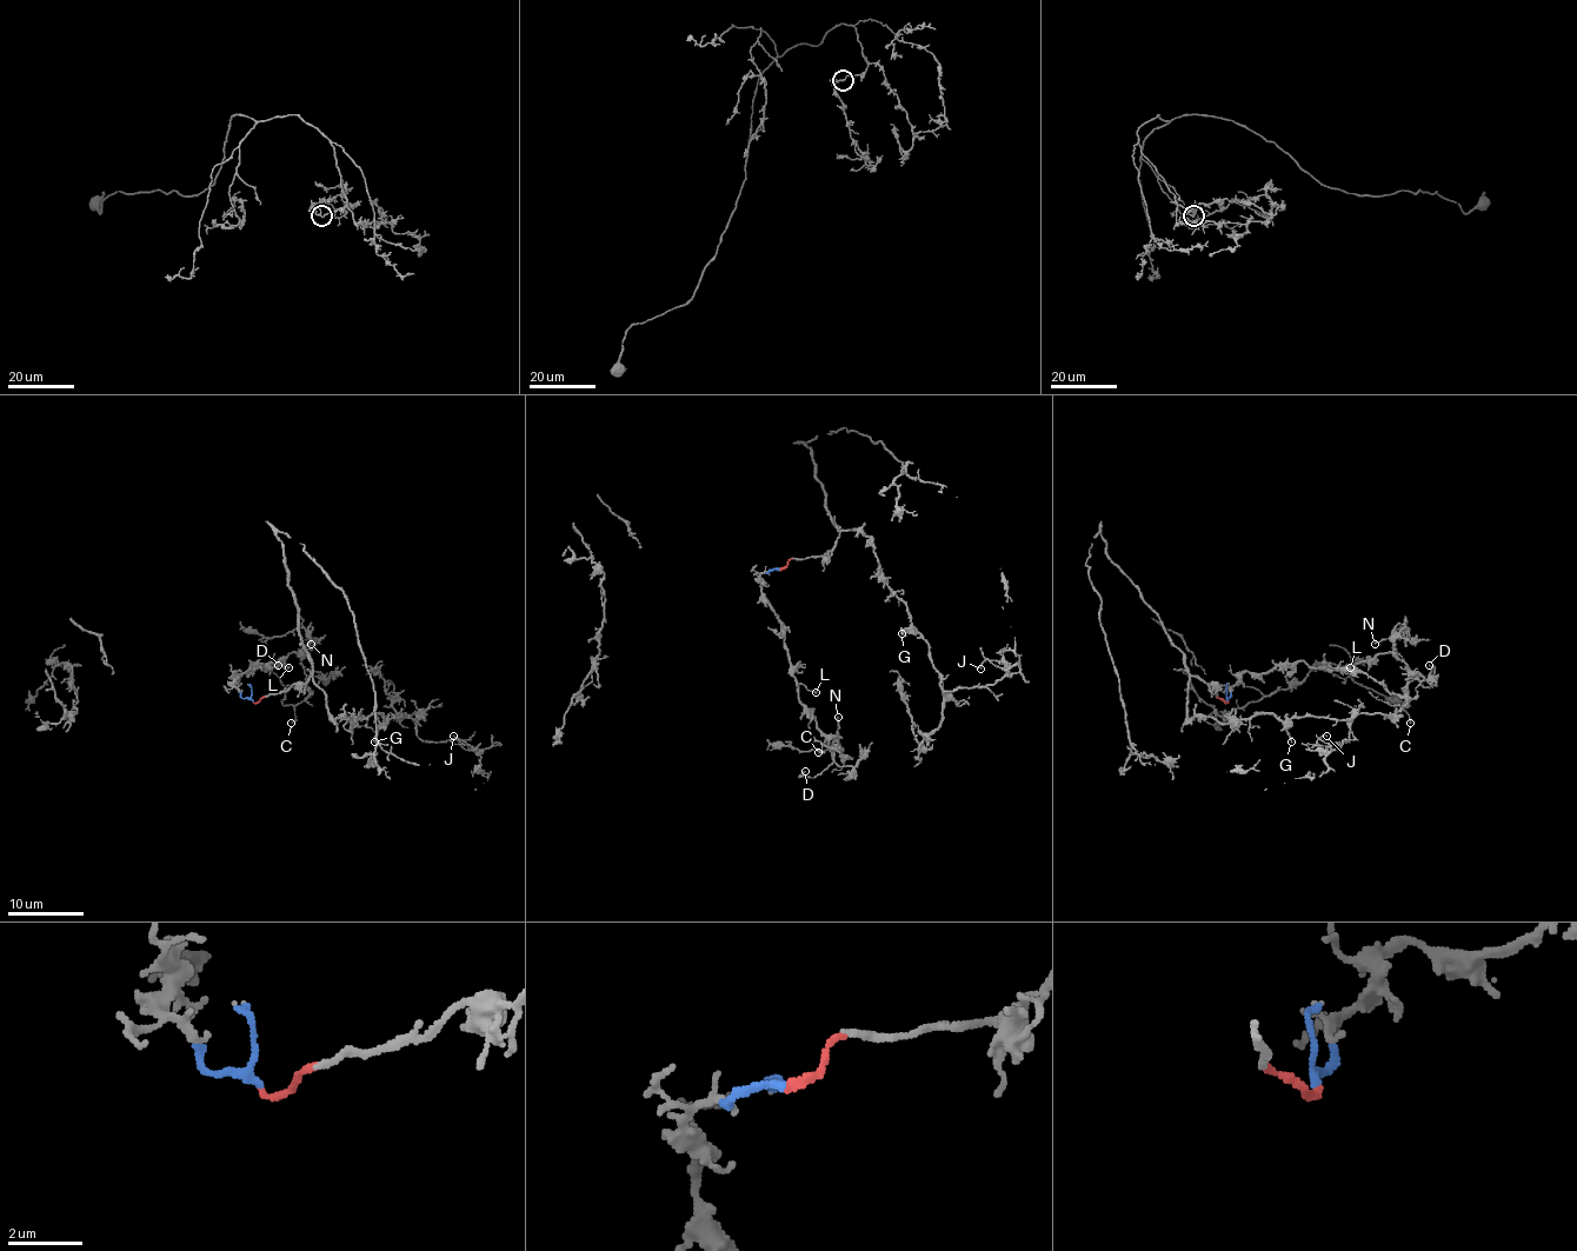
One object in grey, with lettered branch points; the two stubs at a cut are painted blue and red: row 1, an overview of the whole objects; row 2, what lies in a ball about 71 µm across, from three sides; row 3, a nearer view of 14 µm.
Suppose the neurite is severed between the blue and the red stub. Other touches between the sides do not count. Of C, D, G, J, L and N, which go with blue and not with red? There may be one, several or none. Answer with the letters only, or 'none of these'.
C, D, L, N

